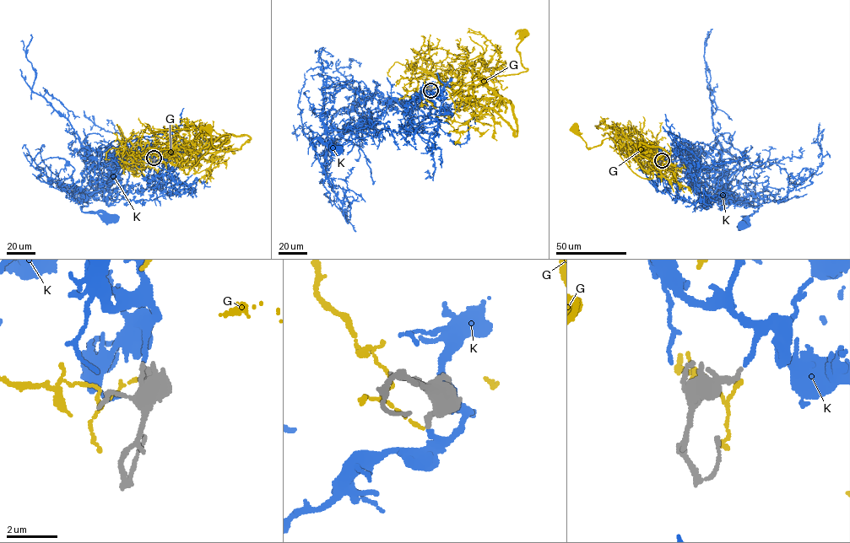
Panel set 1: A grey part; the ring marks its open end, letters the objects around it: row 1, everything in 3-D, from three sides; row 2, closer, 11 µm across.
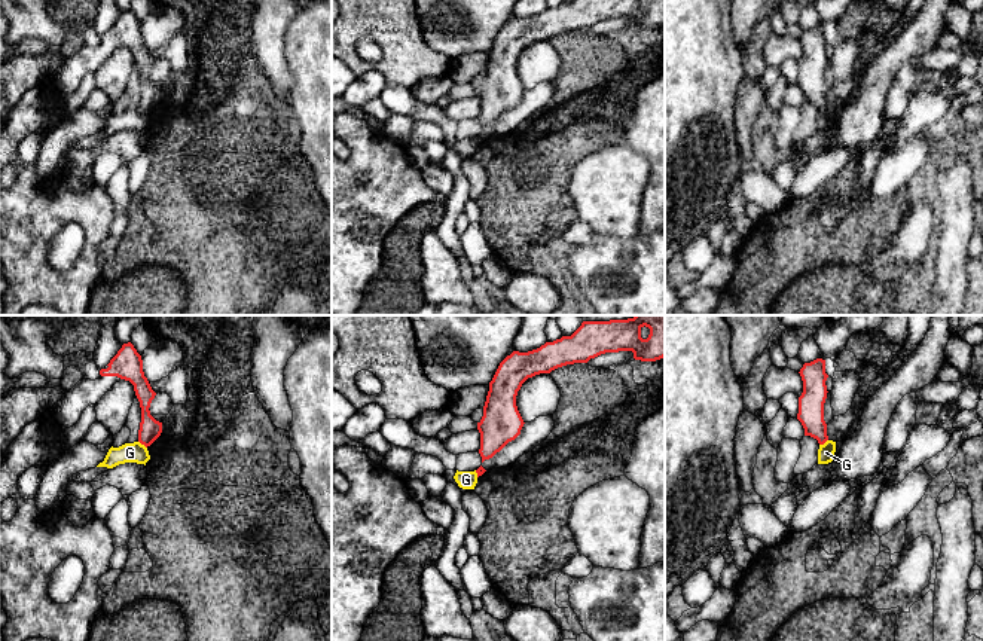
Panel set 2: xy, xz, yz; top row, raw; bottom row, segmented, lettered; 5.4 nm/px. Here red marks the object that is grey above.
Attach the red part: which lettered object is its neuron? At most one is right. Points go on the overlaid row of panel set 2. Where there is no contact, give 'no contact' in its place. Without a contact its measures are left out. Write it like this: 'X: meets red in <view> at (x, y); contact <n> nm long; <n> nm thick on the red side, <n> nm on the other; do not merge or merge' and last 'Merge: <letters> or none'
G: meets red in xy at (143, 443); contact 60 nm long; 120 nm thick on the red side, 110 nm on the other; do not merge
K: no contact; merge
Merge: K

